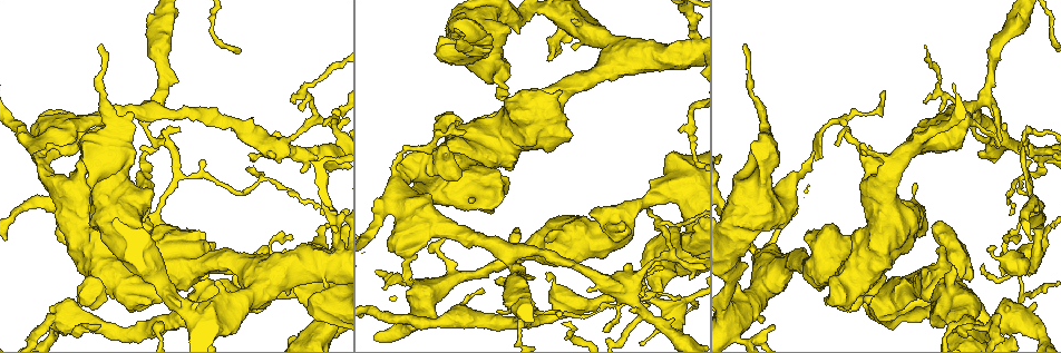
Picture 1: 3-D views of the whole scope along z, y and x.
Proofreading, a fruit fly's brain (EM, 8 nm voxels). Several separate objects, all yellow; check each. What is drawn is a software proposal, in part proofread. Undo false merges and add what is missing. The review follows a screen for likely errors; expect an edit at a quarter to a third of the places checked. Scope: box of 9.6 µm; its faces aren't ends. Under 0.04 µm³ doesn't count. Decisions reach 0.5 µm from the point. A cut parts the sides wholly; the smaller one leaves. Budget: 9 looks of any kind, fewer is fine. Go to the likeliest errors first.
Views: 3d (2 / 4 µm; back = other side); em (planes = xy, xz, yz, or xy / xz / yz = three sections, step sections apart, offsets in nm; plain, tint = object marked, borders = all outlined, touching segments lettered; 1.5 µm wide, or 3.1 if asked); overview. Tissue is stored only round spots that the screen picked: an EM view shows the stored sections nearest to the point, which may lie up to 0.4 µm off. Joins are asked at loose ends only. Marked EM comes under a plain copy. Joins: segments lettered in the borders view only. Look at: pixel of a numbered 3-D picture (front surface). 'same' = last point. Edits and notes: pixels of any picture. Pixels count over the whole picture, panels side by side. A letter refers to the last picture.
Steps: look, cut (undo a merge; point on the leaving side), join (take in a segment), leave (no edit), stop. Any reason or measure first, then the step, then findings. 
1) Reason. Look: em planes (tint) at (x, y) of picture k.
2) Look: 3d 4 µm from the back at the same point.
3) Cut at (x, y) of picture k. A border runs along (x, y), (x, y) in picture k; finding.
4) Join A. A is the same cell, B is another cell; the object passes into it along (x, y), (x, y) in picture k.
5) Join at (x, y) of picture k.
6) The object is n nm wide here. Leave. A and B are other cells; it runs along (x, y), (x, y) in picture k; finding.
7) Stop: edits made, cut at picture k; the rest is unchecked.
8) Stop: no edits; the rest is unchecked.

An open end. Look: 3d 4 µm at (868, 146) of picture 1.

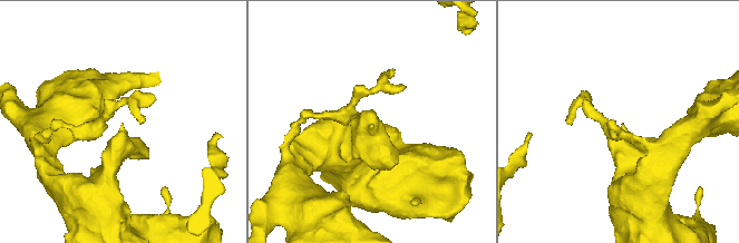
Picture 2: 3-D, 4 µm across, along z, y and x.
Now the EM. Look: em planes (borders) at (623, 124) of picture 2.

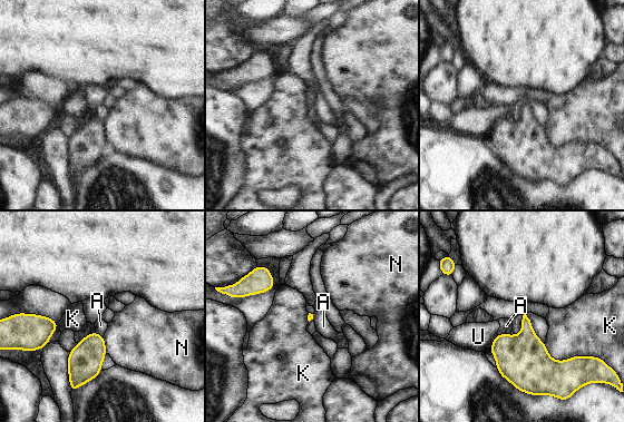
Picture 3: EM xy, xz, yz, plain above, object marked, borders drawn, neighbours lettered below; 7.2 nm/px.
Leave. A, K, N and U are other cells; no lettered segment goes on from it.

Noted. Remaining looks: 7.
An open end. Look: em yz step 8 (borders) at (323, 285) of picture 1.

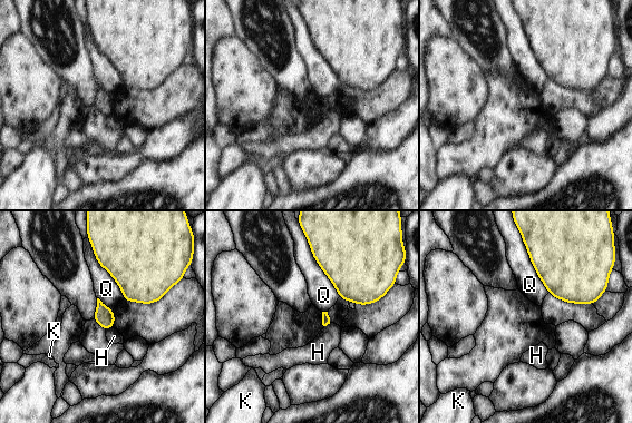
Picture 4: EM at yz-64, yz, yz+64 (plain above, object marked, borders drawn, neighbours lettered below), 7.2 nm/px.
Another direction. Look: em planes (borders) at the same point.

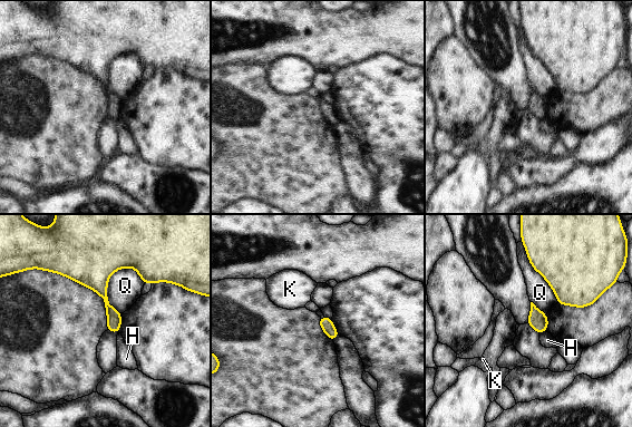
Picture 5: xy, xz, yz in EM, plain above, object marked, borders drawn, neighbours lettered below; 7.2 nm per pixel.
Leave. H, K and Q are other cells; a border runs along (130, 267), (108, 280), (122, 312) in picture 5; none of them fits.

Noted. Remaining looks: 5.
Look: em planes (borders) at (677, 295) of picture 1.

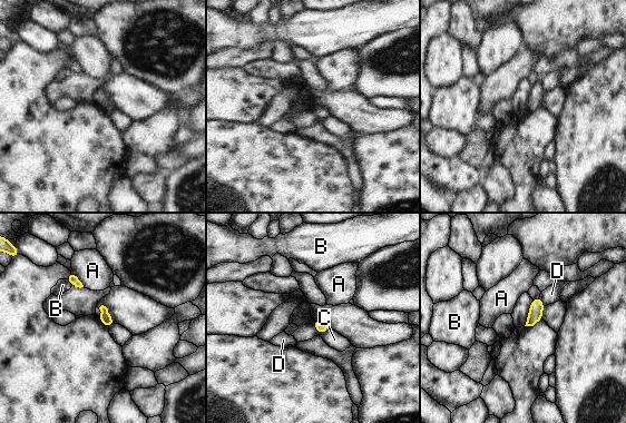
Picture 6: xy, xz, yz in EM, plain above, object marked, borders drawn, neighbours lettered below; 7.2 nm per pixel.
Leave. A, B, C and D are other cells; a border runs along (329, 328), (321, 335) in picture 6; no lettered segment goes on from it.

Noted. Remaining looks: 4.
Look: 3d 4 µm at (692, 14) of picture 1.

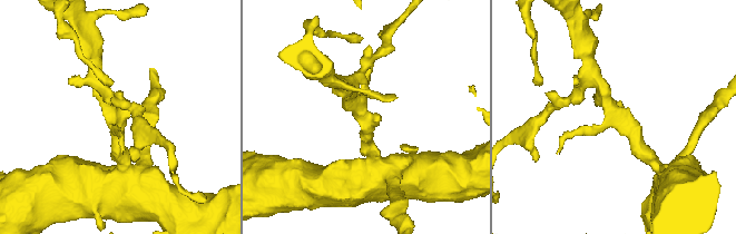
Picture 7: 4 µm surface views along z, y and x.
Shape alone is not enough. Look: em xy step 8 (borders) at (115, 111) of picture 7.

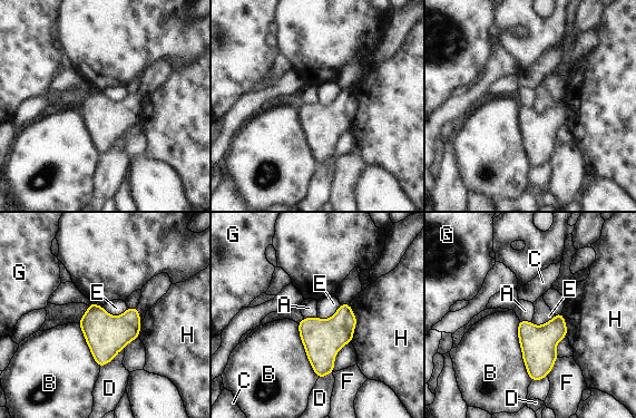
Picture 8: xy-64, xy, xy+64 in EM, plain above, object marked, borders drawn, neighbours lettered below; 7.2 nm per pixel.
Leave. A, B, C, D, E, F, G and H are other cells; a border runs along (101, 305), (114, 316), (128, 308) in picture 8; continuous, no second cell.

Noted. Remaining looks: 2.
Stop: no edits; the rest is unchecked.

